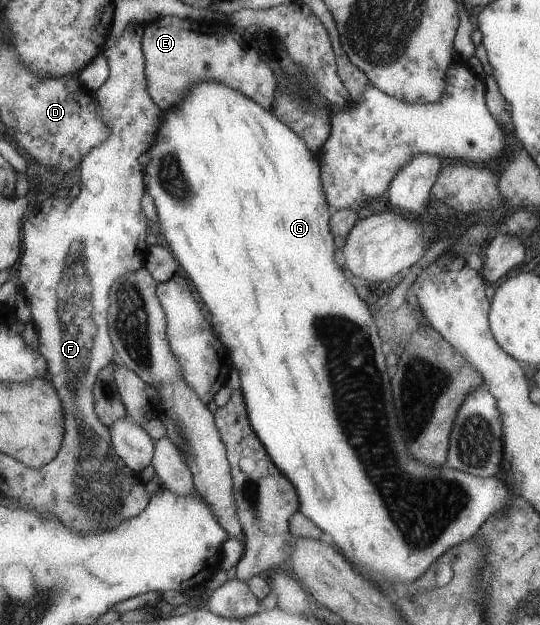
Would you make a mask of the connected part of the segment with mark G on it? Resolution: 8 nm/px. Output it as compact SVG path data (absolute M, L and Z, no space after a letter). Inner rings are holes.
M202 81L191 89L186 101L180 101L180 105L163 110L158 135L147 152L150 159L144 168L144 181L148 195L152 197L156 207L159 236L164 239L166 247L172 250L172 255L179 261L184 273L188 274L188 279L192 281L196 293L200 293L204 305L208 306L209 316L212 317L212 329L228 349L232 369L238 373L239 390L242 392L248 423L270 456L270 461L294 485L298 496L297 511L315 522L315 526L322 533L334 539L334 543L355 570L362 577L368 578L368 581L380 591L384 591L386 582L400 590L410 582L416 581L418 577L422 577L431 564L448 549L472 538L486 523L488 517L503 513L504 509L507 509L507 501L511 501L504 481L495 476L472 476L450 469L450 466L420 465L406 455L404 443L396 429L390 383L386 375L380 337L376 333L377 327L374 327L374 321L370 319L366 305L356 297L356 291L344 279L340 267L332 259L334 243L326 225L330 219L330 211L320 189L318 163L312 159L315 155L311 153L303 138L300 138L295 130L284 125L284 122L271 111L252 101L252 98L222 83Z

